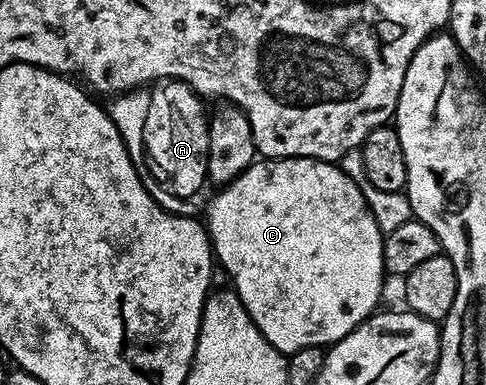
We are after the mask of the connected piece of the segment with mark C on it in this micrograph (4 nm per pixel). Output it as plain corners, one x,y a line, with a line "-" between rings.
270,158
256,159
233,182
222,185
219,192
207,204
207,220
205,227
208,236
211,237
213,256
216,261
223,263
225,271
231,275
233,291
239,295
245,310
253,318
257,330
265,334
265,338
278,352
290,354
301,350
305,346
330,346
345,338
362,324
368,316
372,315
380,307
379,299
383,296
383,280
385,281
385,269
383,266
383,238
384,229
377,226
371,213
371,207
363,197
360,181
349,178
343,173
338,163
330,160
314,160
313,158
285,158
284,160
272,160

